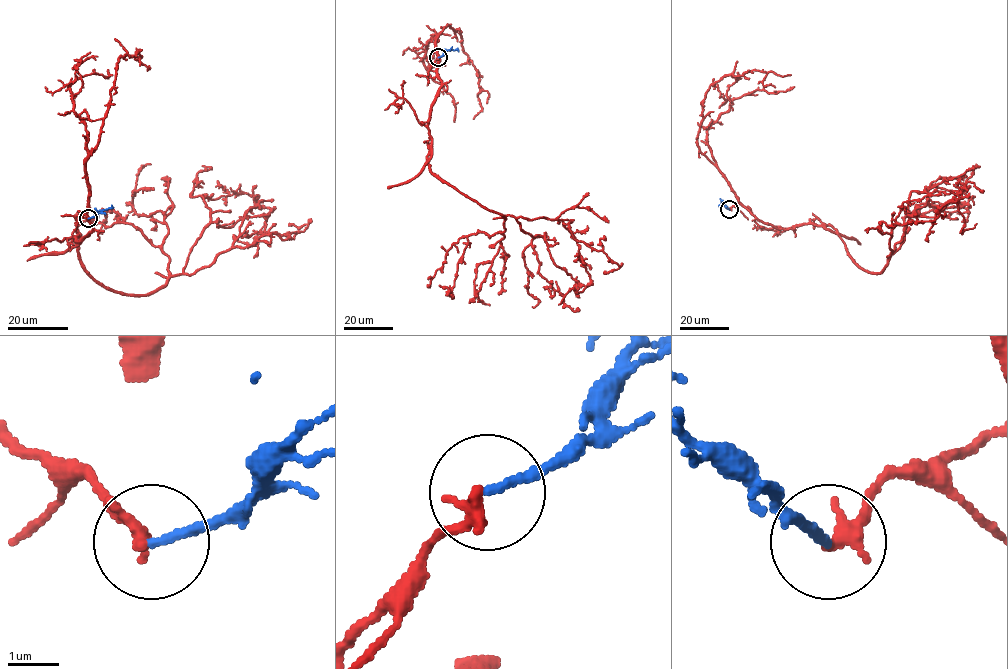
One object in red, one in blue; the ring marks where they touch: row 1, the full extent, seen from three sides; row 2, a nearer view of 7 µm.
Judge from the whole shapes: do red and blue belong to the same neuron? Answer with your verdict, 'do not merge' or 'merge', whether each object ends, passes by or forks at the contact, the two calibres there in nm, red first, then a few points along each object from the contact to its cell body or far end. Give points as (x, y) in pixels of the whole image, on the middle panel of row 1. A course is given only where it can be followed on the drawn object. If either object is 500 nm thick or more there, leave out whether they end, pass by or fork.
do not merge; red ends; blue ends; calibres 320 and 160 nm; course red (438, 57), (430, 68), (441, 84), (428, 124), (429, 170), (543, 235), (555, 264), (589, 284), (558, 304); course blue (438, 57), (447, 50), (458, 51)

